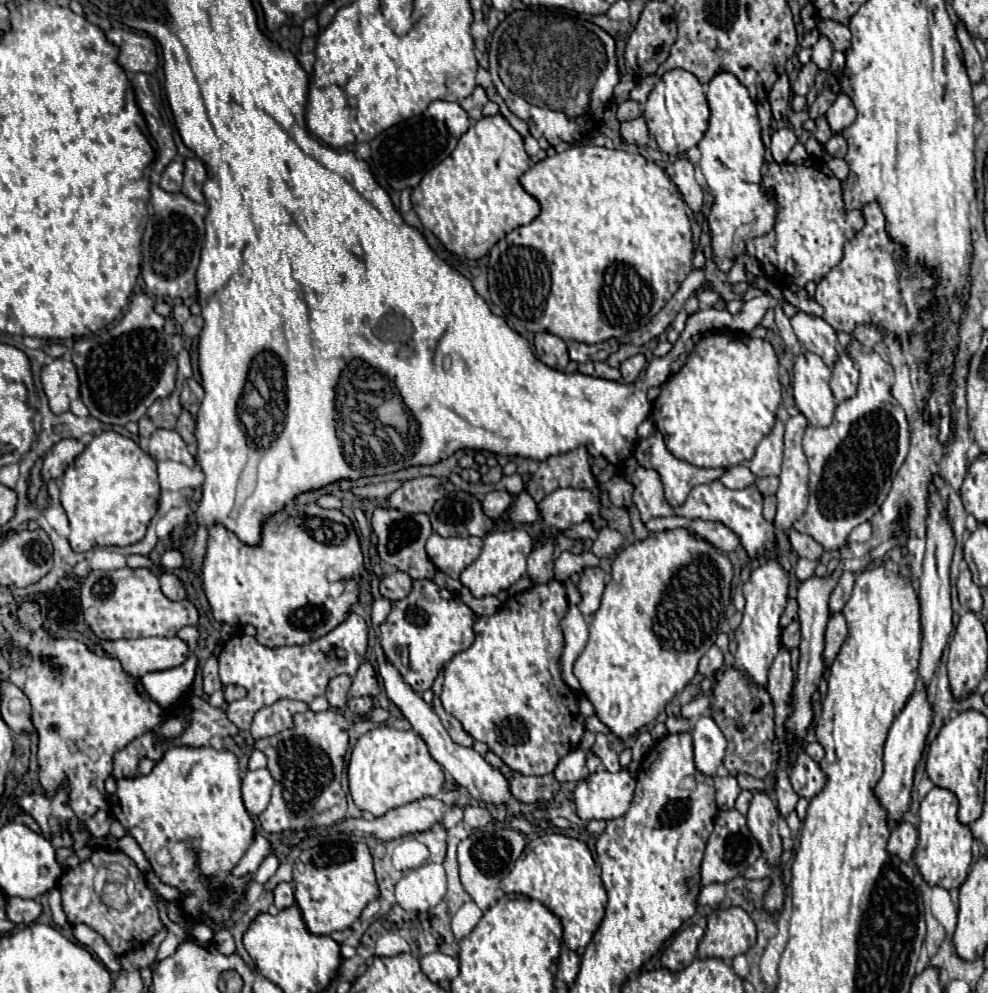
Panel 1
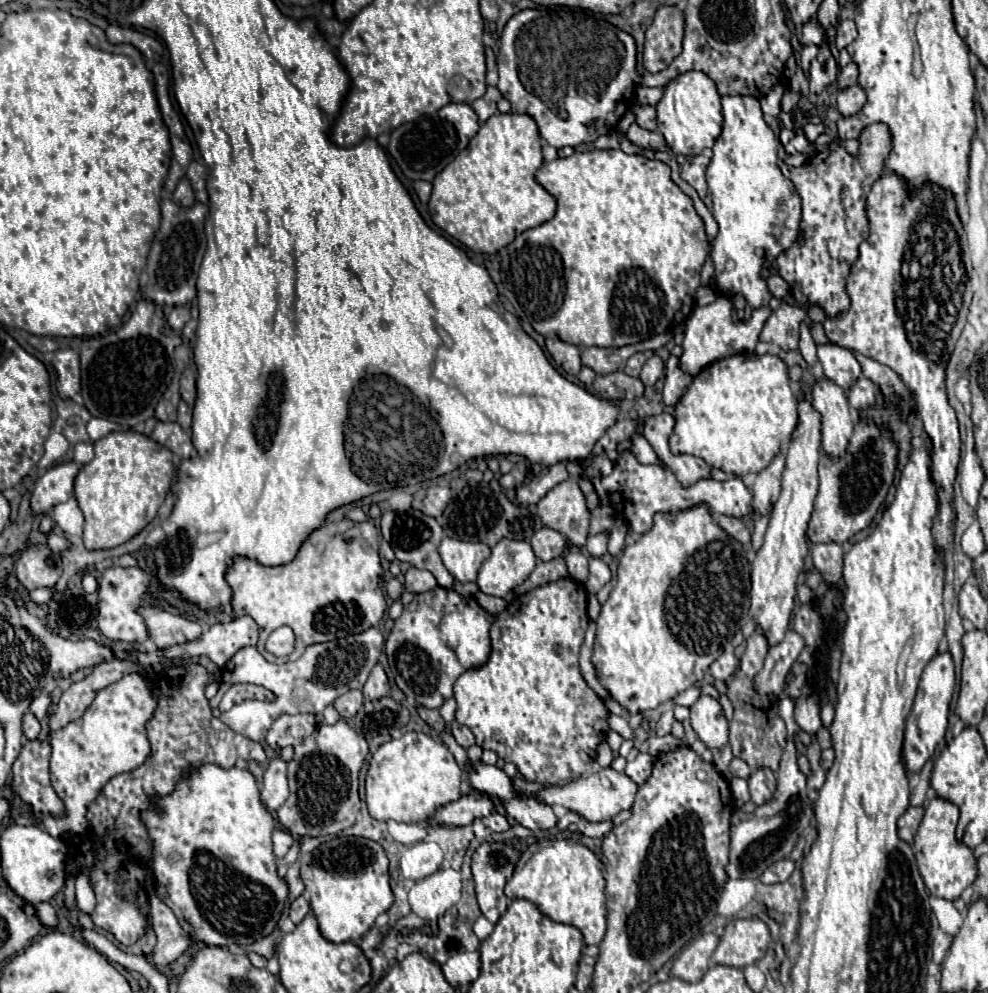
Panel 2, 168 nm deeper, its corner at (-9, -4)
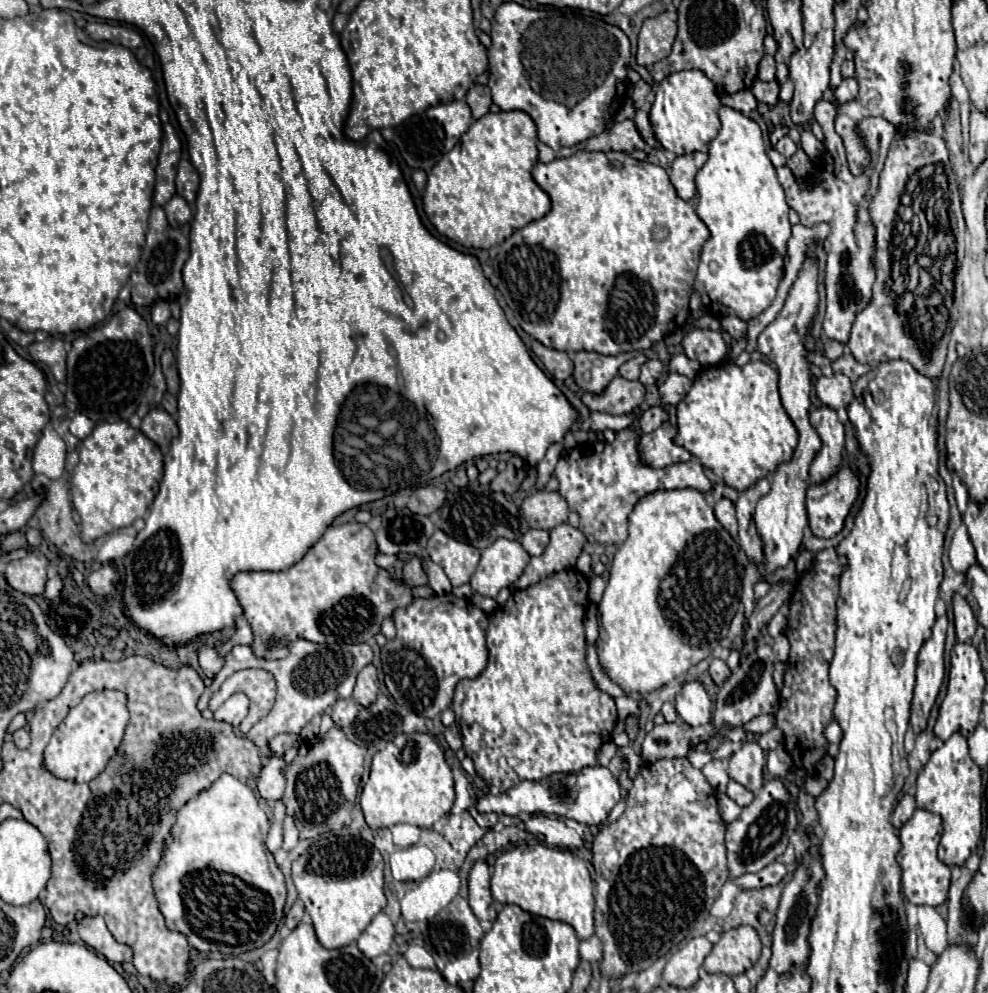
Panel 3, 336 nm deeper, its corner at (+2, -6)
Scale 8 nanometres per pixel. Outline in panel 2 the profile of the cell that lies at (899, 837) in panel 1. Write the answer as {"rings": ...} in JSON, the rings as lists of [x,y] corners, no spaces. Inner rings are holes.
{"rings":[[[909,806],[907,812],[899,818],[899,838],[907,844],[913,844],[913,838],[917,834],[917,828],[923,820],[923,808],[915,808],[915,806]]]}

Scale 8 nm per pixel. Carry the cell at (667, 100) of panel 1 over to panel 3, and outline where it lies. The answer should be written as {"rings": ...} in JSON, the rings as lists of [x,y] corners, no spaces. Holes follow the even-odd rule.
{"rings":[[[682,70],[674,72],[656,88],[655,100],[650,109],[652,130],[663,148],[676,156],[692,154],[696,150],[706,152],[708,142],[712,142],[720,130],[718,108],[722,106],[716,86],[702,70]]]}

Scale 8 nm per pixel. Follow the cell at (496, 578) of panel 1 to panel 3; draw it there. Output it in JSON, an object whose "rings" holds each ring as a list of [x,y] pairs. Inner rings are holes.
{"rings":[[[498,538],[492,546],[482,550],[482,558],[470,580],[470,586],[482,596],[496,598],[502,588],[514,584],[520,578],[528,562],[530,554],[520,542]]]}

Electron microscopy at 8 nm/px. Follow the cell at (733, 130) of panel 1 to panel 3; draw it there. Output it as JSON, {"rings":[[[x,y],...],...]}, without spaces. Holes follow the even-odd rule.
{"rings":[[[728,106],[720,108],[720,122],[722,128],[710,144],[708,160],[696,174],[696,212],[708,226],[710,238],[702,248],[694,292],[712,316],[738,316],[748,322],[772,304],[784,276],[790,206],[766,154],[760,126]]]}

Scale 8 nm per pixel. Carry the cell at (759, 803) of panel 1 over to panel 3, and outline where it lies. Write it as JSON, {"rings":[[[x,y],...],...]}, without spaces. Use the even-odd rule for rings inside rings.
{"rings":[[[744,742],[730,758],[726,772],[732,780],[740,782],[754,794],[762,788],[762,772],[764,772],[766,756],[756,742]]]}

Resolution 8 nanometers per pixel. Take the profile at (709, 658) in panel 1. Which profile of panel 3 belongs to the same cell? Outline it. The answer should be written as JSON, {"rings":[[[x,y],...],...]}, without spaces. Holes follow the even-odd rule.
{"rings":[[[716,658],[712,664],[710,664],[710,676],[712,676],[712,680],[716,682],[716,686],[722,686],[724,682],[726,682],[726,678],[730,676],[730,668],[728,668],[728,664],[724,662],[724,660],[720,660],[720,658]]]}

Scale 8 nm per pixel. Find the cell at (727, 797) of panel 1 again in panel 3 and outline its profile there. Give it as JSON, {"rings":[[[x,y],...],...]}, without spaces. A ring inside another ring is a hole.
{"rings":[[[730,780],[726,792],[728,792],[728,796],[730,796],[738,806],[748,806],[748,804],[754,800],[754,794],[752,794],[748,788],[744,788],[742,784],[734,782],[734,780]]]}

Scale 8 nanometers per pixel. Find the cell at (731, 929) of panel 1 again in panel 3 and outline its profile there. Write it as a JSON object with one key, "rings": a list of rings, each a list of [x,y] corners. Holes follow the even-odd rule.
{"rings":[[[738,926],[722,934],[712,952],[704,960],[706,972],[736,976],[750,970],[760,958],[762,942],[752,926]]]}

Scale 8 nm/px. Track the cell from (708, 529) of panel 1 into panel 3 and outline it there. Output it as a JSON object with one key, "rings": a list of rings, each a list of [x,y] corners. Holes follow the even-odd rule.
{"rings":[[[720,498],[714,504],[714,514],[716,520],[732,534],[732,538],[736,538],[736,530],[738,530],[738,522],[736,522],[736,514],[734,514],[734,504],[728,498]]]}

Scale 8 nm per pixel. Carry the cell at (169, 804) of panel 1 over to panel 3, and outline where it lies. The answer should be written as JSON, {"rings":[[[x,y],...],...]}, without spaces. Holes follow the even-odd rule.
{"rings":[[[222,774],[210,790],[198,794],[184,810],[180,810],[176,826],[172,828],[172,840],[168,840],[156,870],[156,898],[160,902],[160,912],[166,918],[166,926],[188,936],[192,948],[238,956],[264,946],[274,936],[284,914],[286,884],[282,870],[276,866],[272,852],[264,844],[268,830],[270,822],[258,806],[256,794],[230,774]]]}

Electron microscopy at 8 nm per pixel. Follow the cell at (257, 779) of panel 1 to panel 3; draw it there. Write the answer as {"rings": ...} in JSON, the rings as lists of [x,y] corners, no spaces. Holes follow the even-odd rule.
{"rings":[[[272,756],[268,760],[268,764],[264,766],[260,778],[258,778],[258,792],[264,800],[272,802],[272,800],[280,800],[286,788],[286,778],[284,778],[284,770],[288,768],[288,762],[284,762],[284,758]]]}

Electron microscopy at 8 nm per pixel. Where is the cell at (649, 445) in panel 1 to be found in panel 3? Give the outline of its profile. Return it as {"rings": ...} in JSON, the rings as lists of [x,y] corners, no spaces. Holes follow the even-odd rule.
{"rings":[[[664,422],[658,430],[642,434],[640,438],[640,456],[648,466],[670,466],[672,462],[688,462],[690,452],[684,446],[674,442],[676,428],[670,422]]]}

